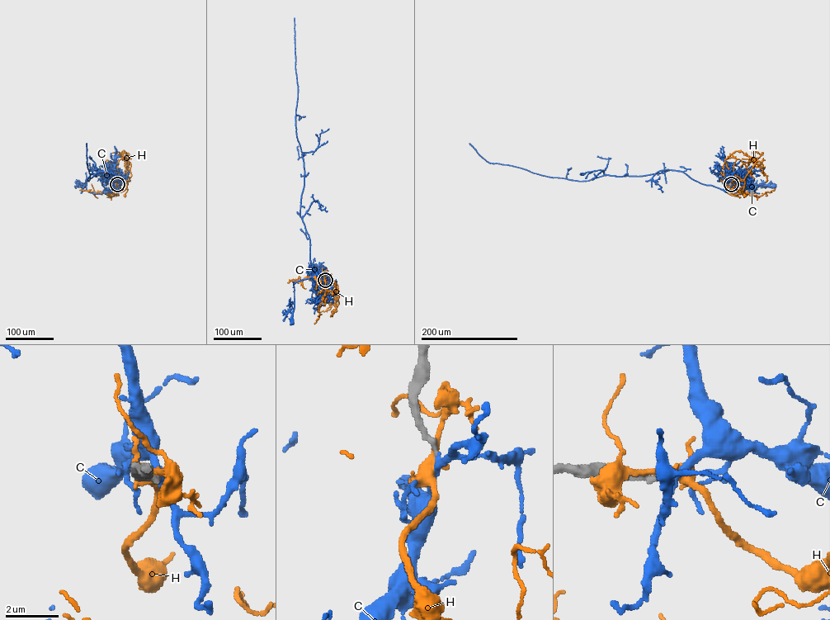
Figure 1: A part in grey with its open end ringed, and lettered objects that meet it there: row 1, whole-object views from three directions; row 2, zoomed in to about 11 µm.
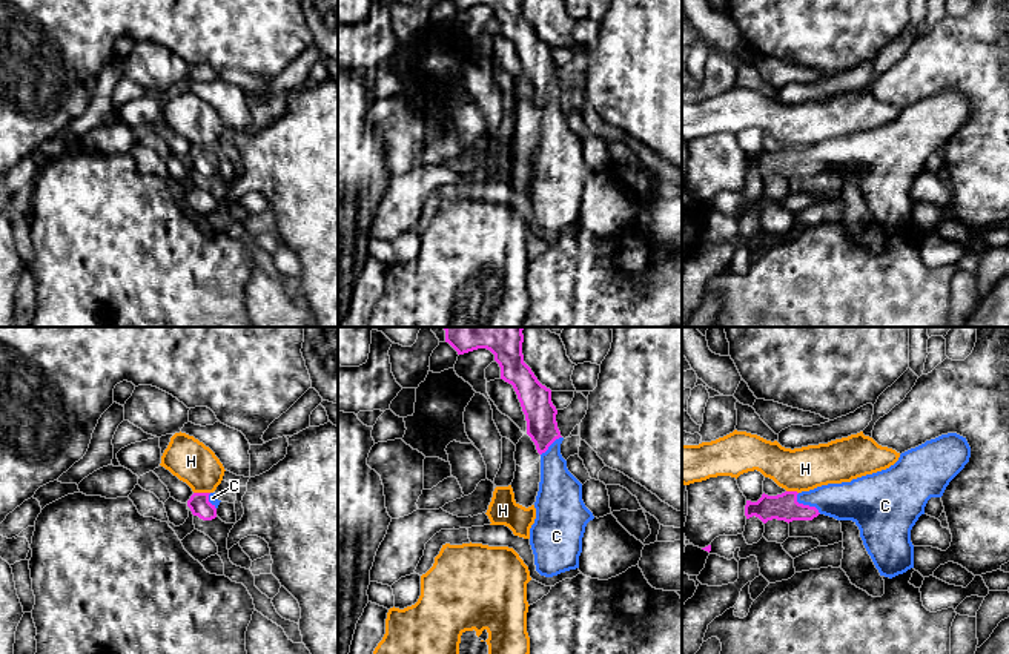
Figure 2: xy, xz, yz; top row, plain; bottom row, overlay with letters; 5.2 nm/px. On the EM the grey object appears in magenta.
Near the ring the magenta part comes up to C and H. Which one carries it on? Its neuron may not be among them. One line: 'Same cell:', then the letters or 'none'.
Same cell: C

